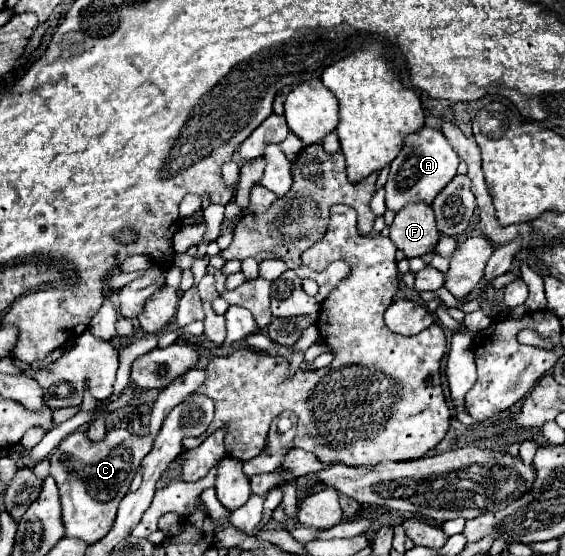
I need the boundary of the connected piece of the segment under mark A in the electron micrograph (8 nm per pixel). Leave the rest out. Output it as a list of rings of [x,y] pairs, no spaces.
[[[424,126],[418,132],[406,136],[404,148],[396,156],[396,160],[390,164],[388,182],[384,186],[388,210],[392,210],[396,214],[404,206],[414,204],[414,202],[432,204],[434,198],[440,194],[440,190],[446,188],[446,184],[456,176],[458,164],[460,164],[458,154],[448,144],[448,140],[442,136],[442,132]]]

